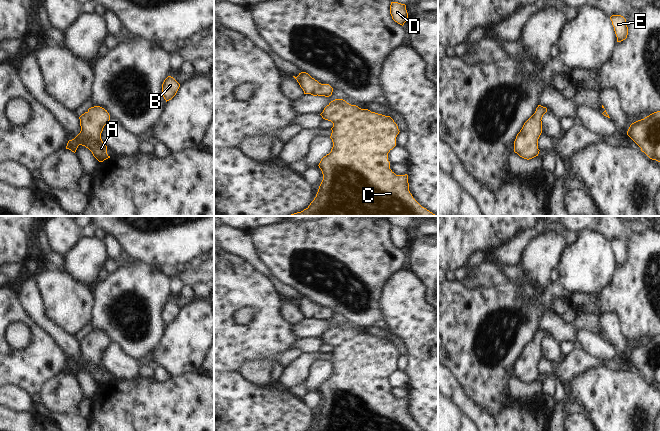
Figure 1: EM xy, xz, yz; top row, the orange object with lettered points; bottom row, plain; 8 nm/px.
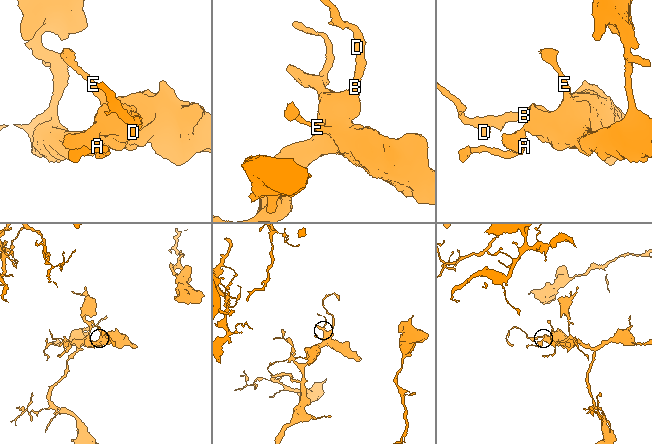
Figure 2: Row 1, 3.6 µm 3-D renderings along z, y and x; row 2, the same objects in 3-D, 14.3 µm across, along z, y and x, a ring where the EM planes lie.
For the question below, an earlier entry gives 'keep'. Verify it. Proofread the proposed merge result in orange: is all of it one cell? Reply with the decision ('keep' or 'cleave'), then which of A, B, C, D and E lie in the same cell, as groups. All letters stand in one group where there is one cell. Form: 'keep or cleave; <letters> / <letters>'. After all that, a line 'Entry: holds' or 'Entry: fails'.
keep; A B C D E
Entry: holds

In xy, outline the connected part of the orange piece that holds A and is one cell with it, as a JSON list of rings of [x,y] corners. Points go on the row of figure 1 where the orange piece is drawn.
[[[94,106],[80,117],[80,133],[72,140],[69,140],[66,149],[76,152],[79,145],[88,148],[93,156],[99,161],[110,158],[107,154],[107,146],[101,139],[104,126],[110,120],[110,115],[104,108]]]

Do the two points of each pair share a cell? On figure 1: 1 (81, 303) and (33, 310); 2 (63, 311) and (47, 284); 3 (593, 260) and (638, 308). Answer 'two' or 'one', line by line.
1: two
2: one
3: two

